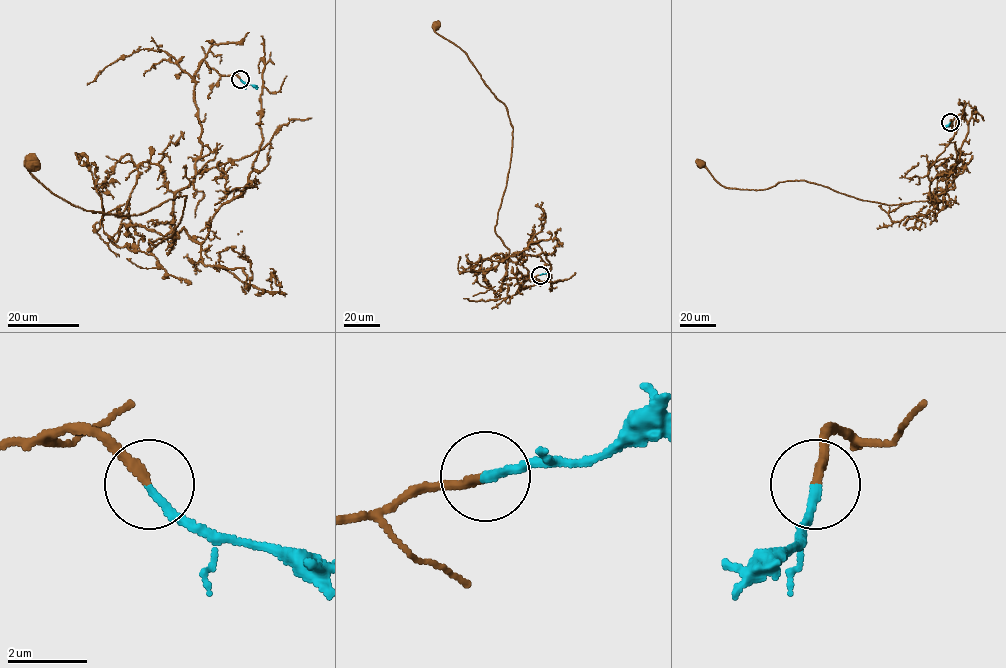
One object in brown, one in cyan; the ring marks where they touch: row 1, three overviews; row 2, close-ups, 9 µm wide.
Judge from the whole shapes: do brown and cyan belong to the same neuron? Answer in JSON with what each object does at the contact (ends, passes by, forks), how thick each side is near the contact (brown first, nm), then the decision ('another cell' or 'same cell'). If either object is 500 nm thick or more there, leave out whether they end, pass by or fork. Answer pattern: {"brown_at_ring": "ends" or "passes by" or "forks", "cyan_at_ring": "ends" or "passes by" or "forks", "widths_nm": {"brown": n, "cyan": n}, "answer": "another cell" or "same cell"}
{"brown_at_ring": "ends", "cyan_at_ring": "ends", "widths_nm": {"brown": 240, "cyan": 200}, "answer": "same cell"}

